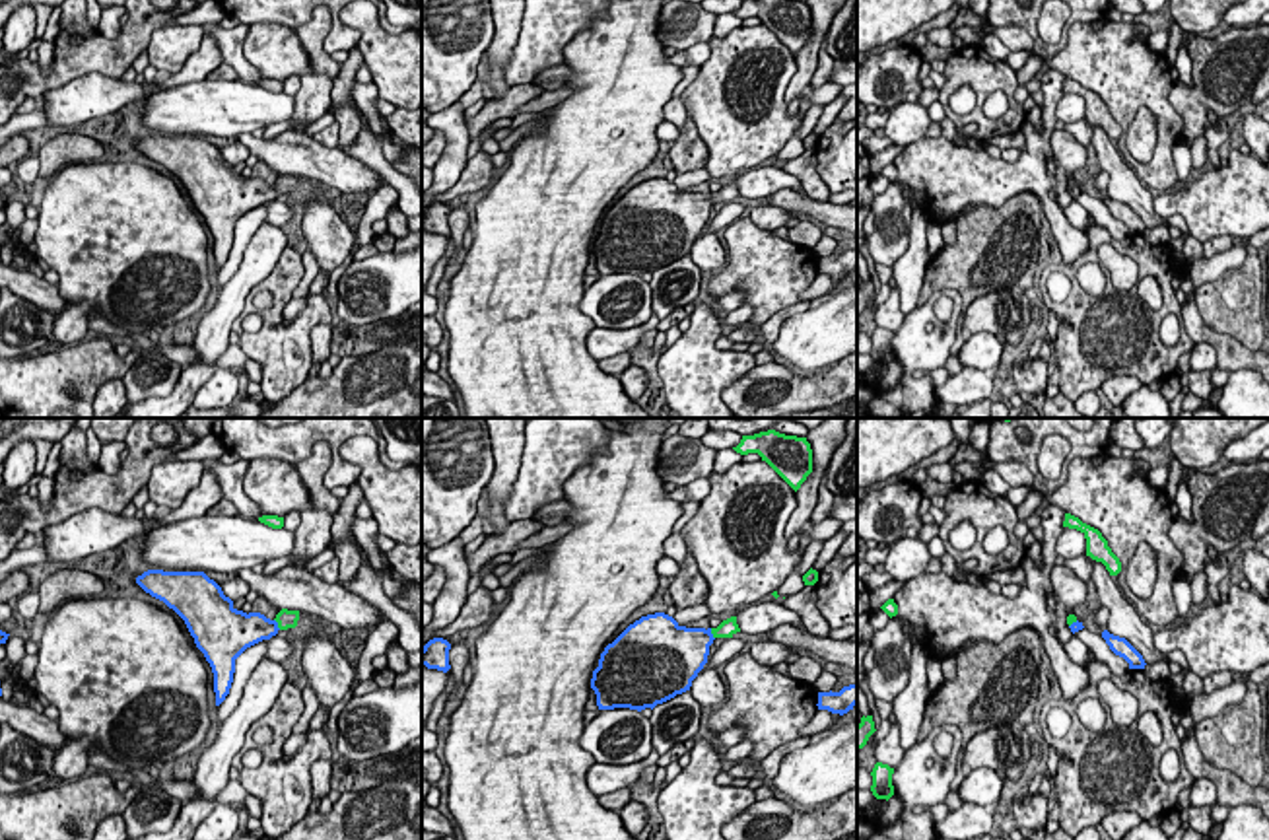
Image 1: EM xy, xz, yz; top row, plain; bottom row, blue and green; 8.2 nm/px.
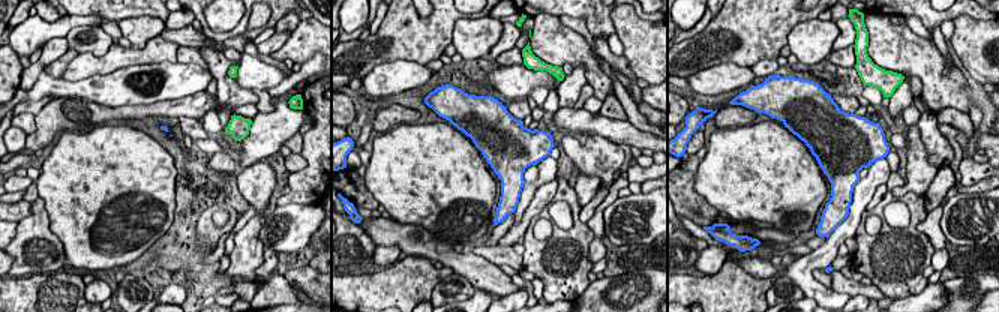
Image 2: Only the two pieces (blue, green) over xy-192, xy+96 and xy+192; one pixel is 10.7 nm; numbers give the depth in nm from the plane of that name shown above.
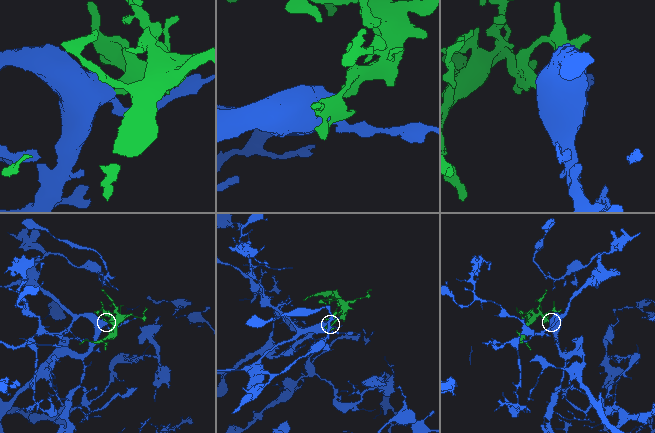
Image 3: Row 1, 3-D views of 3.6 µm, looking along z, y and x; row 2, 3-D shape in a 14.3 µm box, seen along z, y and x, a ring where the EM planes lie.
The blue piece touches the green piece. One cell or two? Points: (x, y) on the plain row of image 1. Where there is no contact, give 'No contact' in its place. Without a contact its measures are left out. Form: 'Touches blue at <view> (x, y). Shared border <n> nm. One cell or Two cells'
Touches blue at xy (276, 189). Shared border 110 nm. One cell

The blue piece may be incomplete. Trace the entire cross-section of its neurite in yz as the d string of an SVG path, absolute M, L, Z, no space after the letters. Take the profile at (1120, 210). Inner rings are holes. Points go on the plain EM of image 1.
M1108 194L1102 196L1102 202L1115 220L1129 228L1129 233L1145 233L1143 220L1125 202L1114 200Z

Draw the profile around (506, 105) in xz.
M532 82L511 86L501 97L488 99L480 113L472 119L464 117L464 124L468 130L470 140L474 140L486 126L496 122L497 119L509 119L515 111L540 97L542 88L534 86Z

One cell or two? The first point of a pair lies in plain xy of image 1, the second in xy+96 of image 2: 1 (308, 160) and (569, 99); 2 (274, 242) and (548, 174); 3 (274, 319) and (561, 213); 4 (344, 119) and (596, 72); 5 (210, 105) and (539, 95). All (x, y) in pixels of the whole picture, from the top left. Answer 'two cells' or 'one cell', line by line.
1: two cells
2: two cells
3: two cells
4: two cells
5: two cells

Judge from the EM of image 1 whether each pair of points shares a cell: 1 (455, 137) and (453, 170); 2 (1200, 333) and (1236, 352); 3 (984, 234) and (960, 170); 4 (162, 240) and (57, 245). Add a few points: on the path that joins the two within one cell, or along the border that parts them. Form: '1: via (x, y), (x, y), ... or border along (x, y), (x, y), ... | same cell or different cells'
1: via (455, 144), (453, 162) | same cell
2: via (1209, 337), (1227, 349) | same cell
3: border along (1017, 193), (997, 207), (968, 207), (957, 222) | different cells
4: via (137, 242), (82, 240) | same cell

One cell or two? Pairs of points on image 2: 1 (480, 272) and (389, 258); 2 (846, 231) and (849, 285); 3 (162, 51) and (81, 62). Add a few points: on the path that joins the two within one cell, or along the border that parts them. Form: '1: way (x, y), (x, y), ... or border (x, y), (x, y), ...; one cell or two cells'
1: border (377, 245), (395, 245), (404, 254); two cells
2: border (831, 290), (852, 296); two cells
3: way (143, 56), (126, 56), (101, 62); one cell

